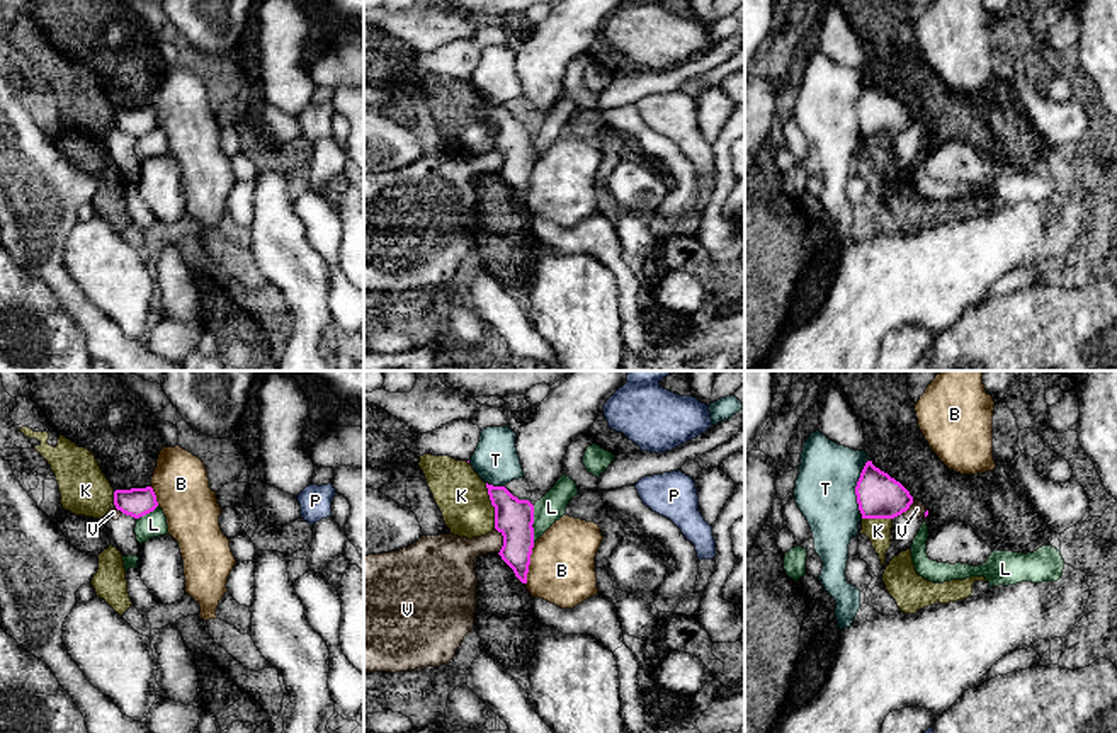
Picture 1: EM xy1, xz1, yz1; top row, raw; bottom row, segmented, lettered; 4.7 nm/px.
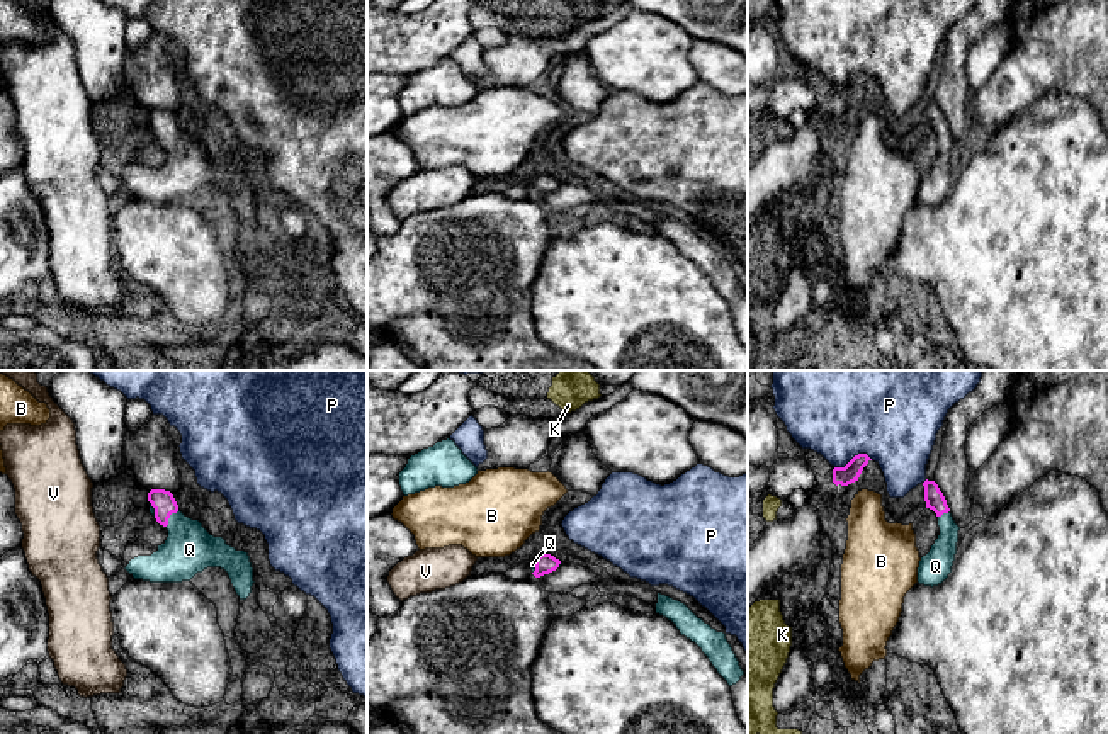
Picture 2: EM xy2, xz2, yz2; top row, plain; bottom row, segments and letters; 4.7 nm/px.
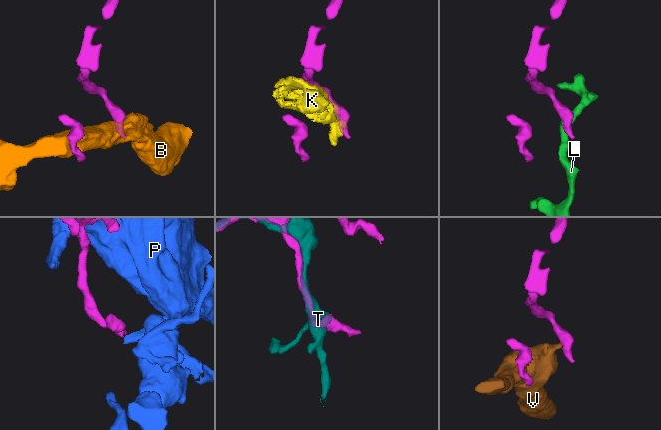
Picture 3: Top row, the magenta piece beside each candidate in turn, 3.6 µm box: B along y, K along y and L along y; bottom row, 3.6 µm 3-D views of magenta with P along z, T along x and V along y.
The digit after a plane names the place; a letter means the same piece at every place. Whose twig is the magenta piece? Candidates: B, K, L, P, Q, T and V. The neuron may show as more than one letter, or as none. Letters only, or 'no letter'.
Q

